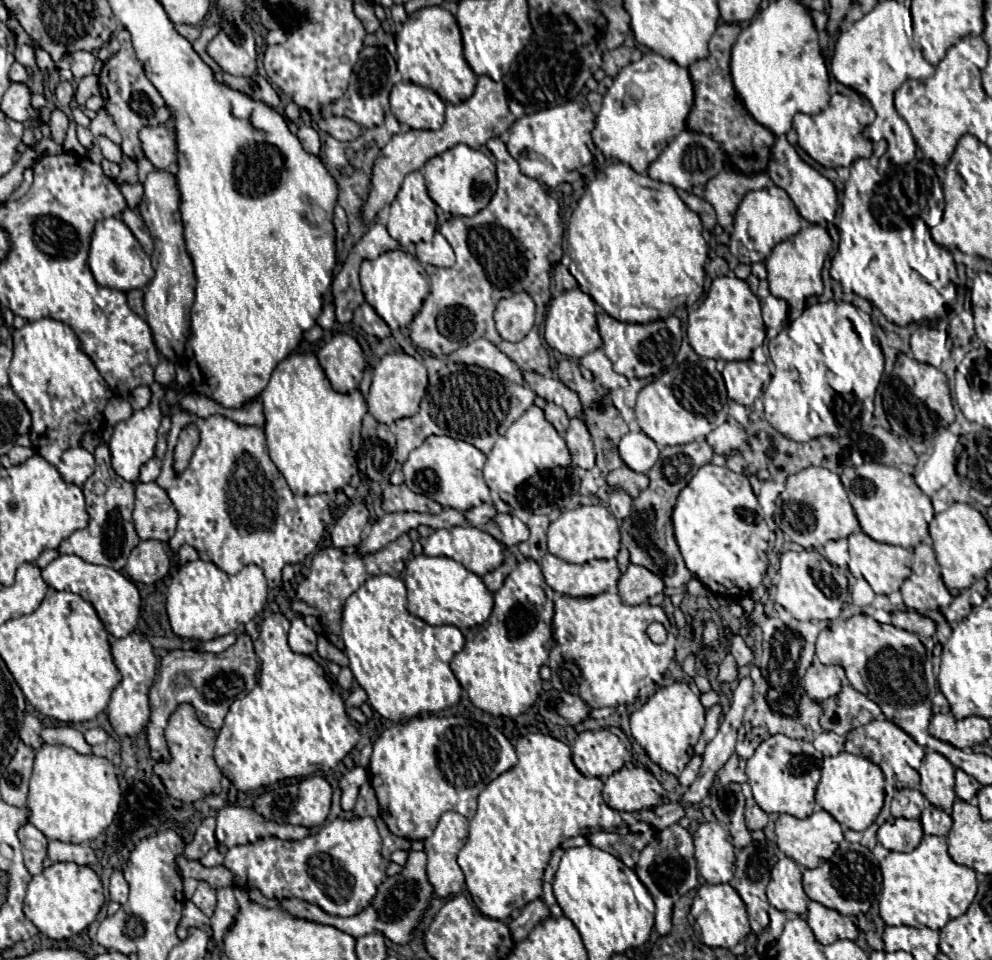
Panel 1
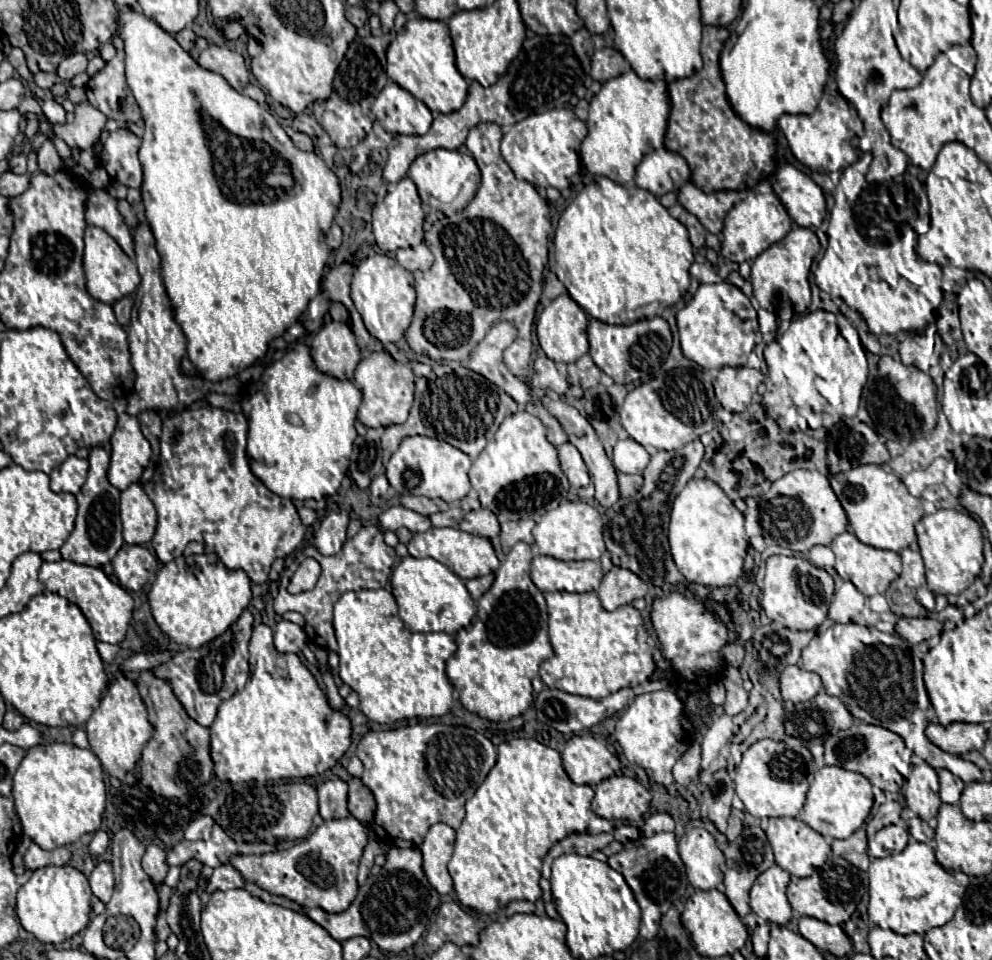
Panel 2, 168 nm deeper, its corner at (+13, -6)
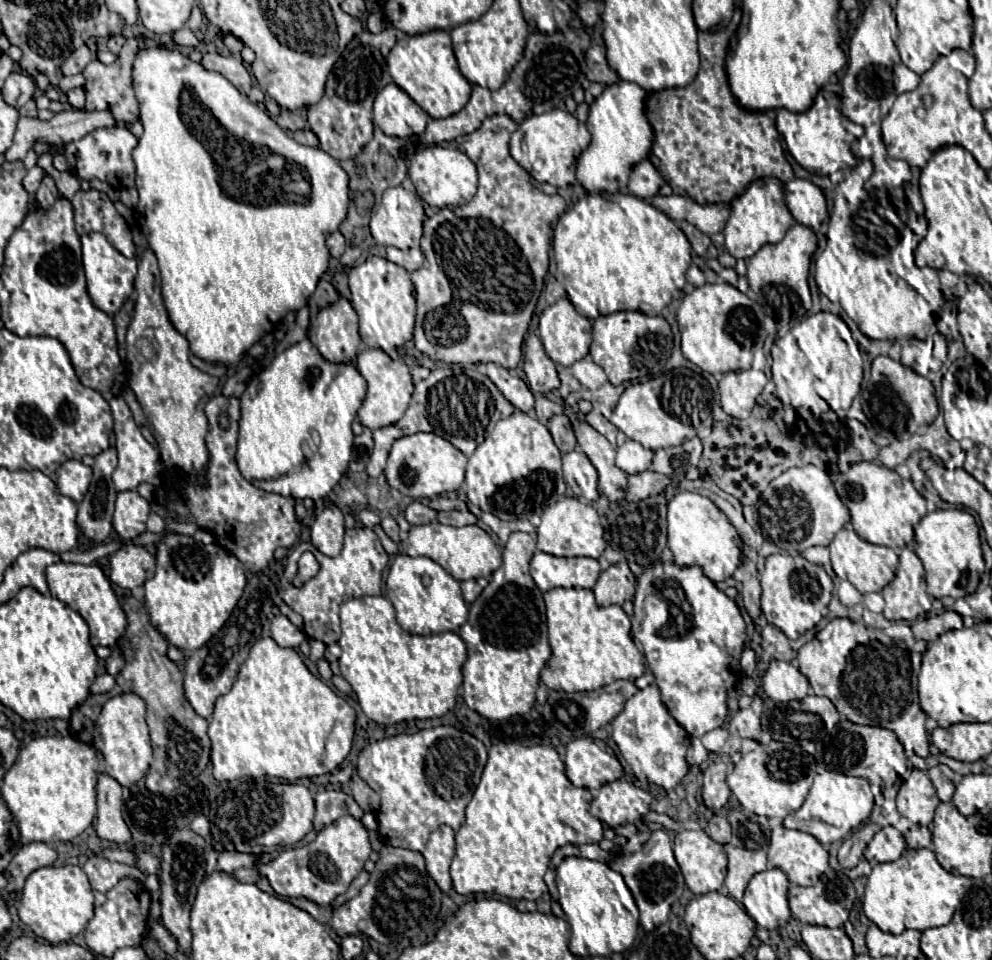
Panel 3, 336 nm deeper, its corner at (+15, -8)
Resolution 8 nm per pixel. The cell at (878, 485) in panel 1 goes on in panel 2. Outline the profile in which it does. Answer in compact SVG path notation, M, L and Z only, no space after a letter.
M857 466L849 472L841 472L829 478L831 488L837 494L841 506L847 512L849 524L853 526L855 536L869 546L901 552L911 546L915 538L915 524L921 520L923 504L921 498L915 498L907 492L901 478L893 472L887 472L883 466Z

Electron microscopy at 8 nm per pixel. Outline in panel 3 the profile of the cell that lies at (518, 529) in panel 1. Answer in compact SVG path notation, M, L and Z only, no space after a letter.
M453 510L453 512L439 512L439 522L449 524L449 526L469 526L469 524L477 524L479 518L469 510L465 512Z

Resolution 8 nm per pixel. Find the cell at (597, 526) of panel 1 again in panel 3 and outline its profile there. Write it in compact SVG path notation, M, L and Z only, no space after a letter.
M563 498L541 514L541 524L537 526L537 550L551 556L599 558L605 546L603 526L597 510L591 504L583 504L577 498Z

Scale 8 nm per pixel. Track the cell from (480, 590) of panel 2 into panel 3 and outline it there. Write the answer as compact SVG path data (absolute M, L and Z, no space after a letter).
M473 578L467 582L461 582L461 590L463 590L463 598L467 604L471 604L485 588L485 580L483 578Z

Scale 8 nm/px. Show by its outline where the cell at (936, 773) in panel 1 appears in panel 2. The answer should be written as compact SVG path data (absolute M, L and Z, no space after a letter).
M925 762L913 766L913 772L907 776L907 782L903 784L903 796L907 808L913 814L923 818L925 822L935 818L941 806L937 772Z

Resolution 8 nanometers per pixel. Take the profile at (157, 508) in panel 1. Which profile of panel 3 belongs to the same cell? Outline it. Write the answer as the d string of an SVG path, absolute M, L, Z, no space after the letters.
M127 490L117 494L113 528L123 540L133 540L145 532L145 522L149 518L149 502L139 496L137 490Z

